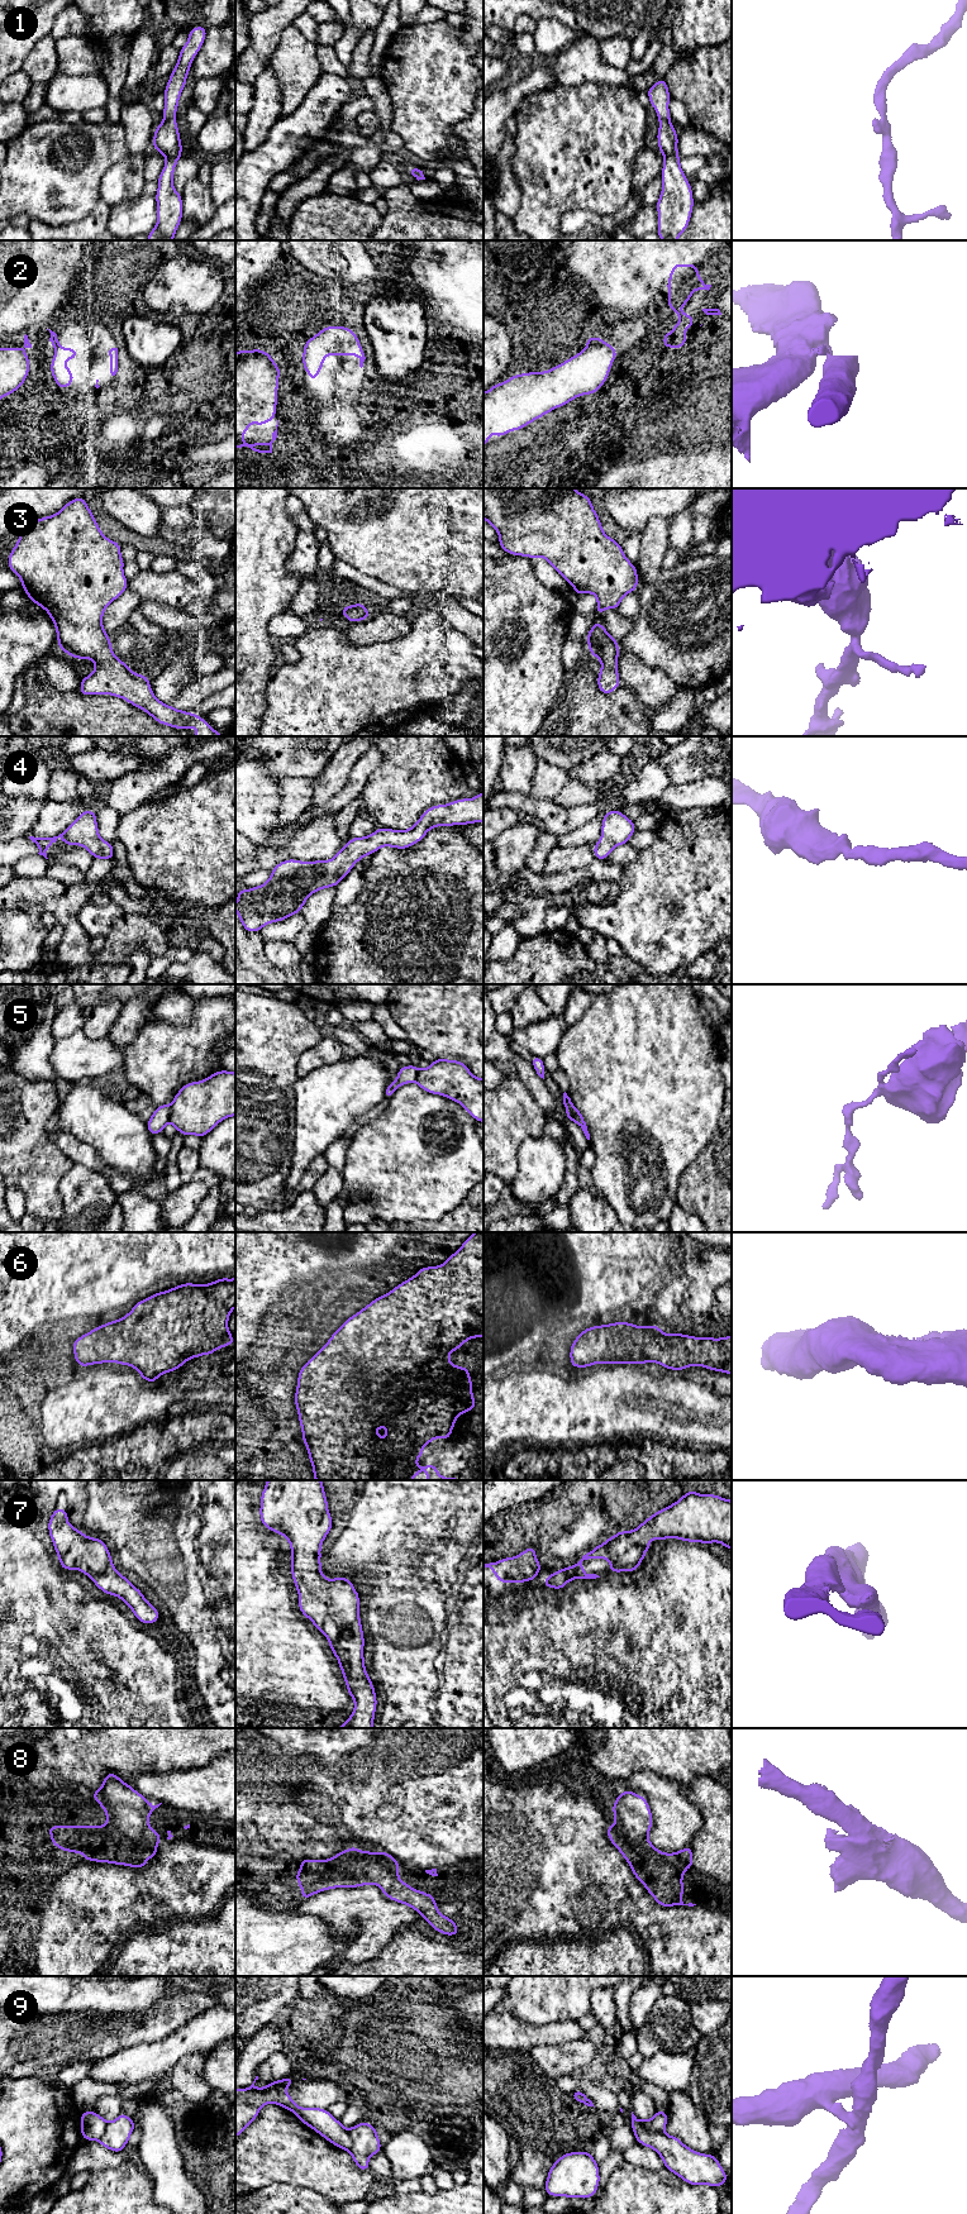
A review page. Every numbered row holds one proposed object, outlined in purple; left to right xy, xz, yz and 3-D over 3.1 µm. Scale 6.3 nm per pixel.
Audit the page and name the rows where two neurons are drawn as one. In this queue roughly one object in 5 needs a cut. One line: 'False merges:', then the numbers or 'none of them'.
False merges: 2, 5, 9

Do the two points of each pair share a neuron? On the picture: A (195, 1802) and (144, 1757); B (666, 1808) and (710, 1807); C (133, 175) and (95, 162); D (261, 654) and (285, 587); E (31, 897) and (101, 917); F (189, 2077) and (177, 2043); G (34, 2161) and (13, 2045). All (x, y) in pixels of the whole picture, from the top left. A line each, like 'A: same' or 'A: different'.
A: different
B: different
C: different
D: same
E: different
F: different
G: different

